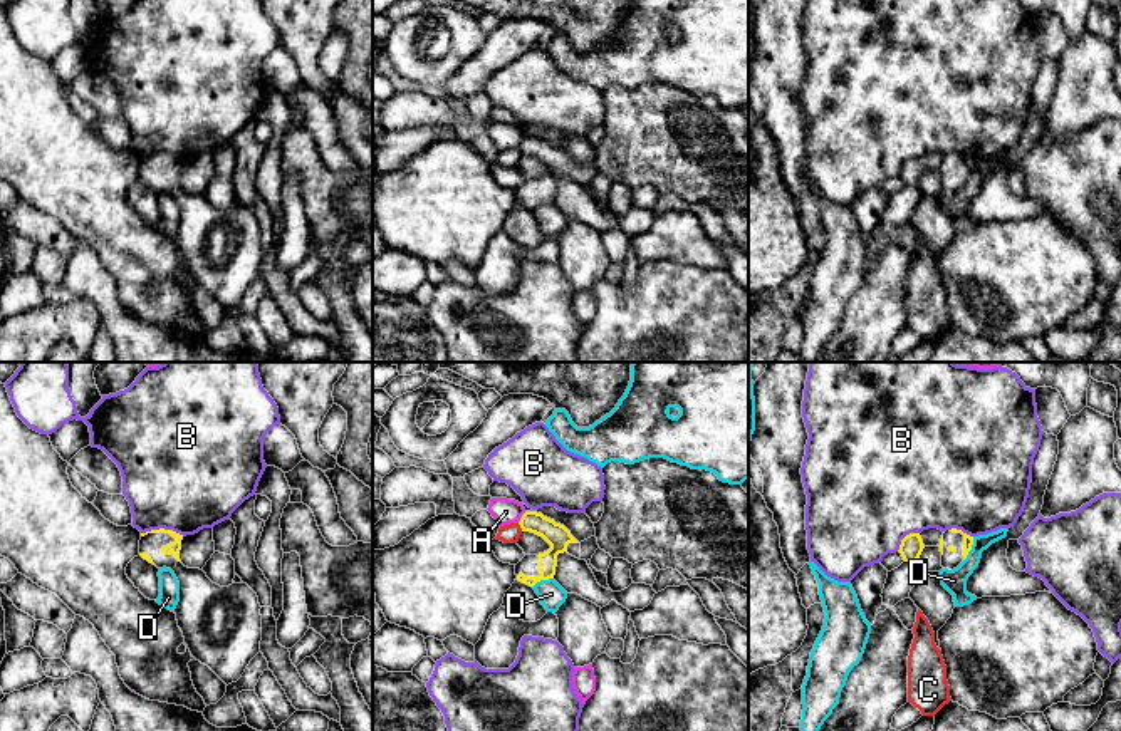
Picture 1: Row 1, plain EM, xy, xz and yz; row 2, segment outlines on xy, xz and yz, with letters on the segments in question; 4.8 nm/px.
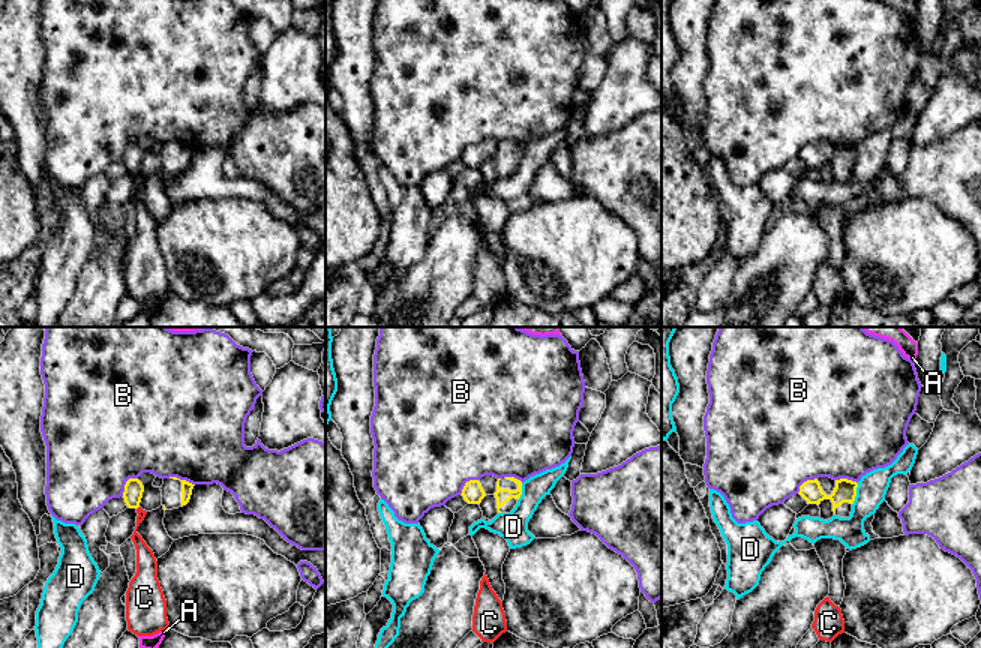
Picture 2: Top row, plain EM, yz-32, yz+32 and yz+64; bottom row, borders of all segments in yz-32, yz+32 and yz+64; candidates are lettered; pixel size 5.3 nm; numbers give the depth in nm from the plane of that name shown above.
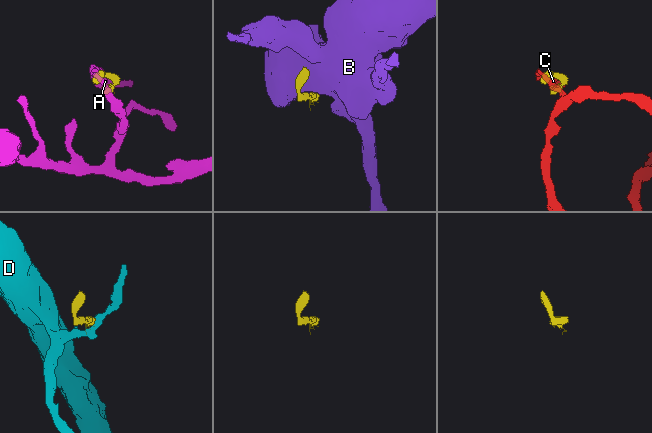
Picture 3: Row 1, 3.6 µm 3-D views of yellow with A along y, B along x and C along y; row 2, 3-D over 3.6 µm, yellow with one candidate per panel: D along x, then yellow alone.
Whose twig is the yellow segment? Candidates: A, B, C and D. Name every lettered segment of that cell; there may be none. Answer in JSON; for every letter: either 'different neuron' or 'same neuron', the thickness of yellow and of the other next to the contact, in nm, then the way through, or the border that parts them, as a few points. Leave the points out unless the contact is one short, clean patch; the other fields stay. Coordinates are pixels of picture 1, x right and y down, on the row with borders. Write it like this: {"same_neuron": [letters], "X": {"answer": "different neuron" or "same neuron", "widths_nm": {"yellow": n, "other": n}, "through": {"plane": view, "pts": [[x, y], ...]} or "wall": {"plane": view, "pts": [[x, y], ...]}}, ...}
{"same_neuron": [], "A": {"answer": "different neuron", "widths_nm": {"yellow": 110, "other": 120}}, "B": {"answer": "different neuron", "widths_nm": {"yellow": 60, "other": 500}}, "C": {"answer": "different neuron", "widths_nm": {"yellow": 110, "other": 100}}, "D": {"answer": "different neuron", "widths_nm": {"yellow": 50, "other": 110}, "wall": {"plane": "yz", "pts": [[974, 537], [972, 549], [964, 560]]}}}

